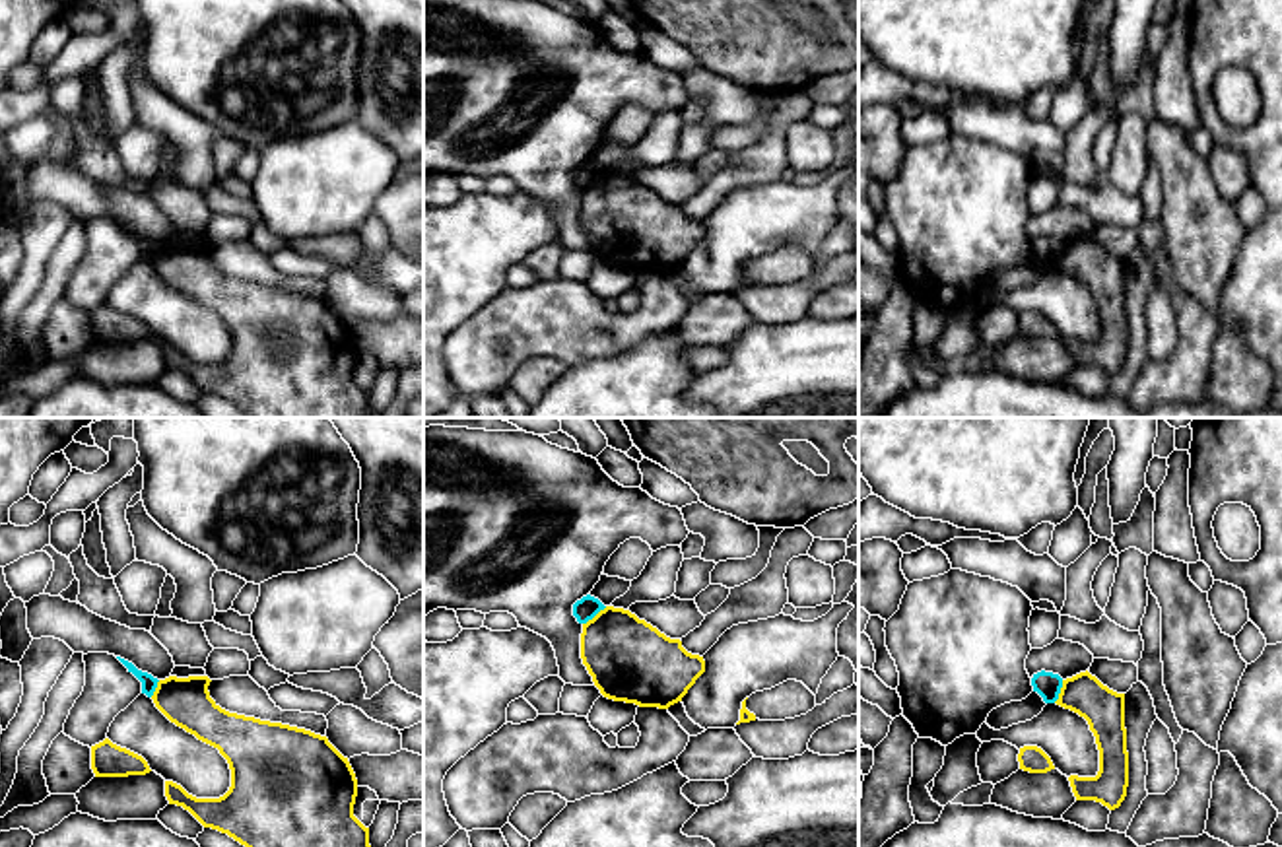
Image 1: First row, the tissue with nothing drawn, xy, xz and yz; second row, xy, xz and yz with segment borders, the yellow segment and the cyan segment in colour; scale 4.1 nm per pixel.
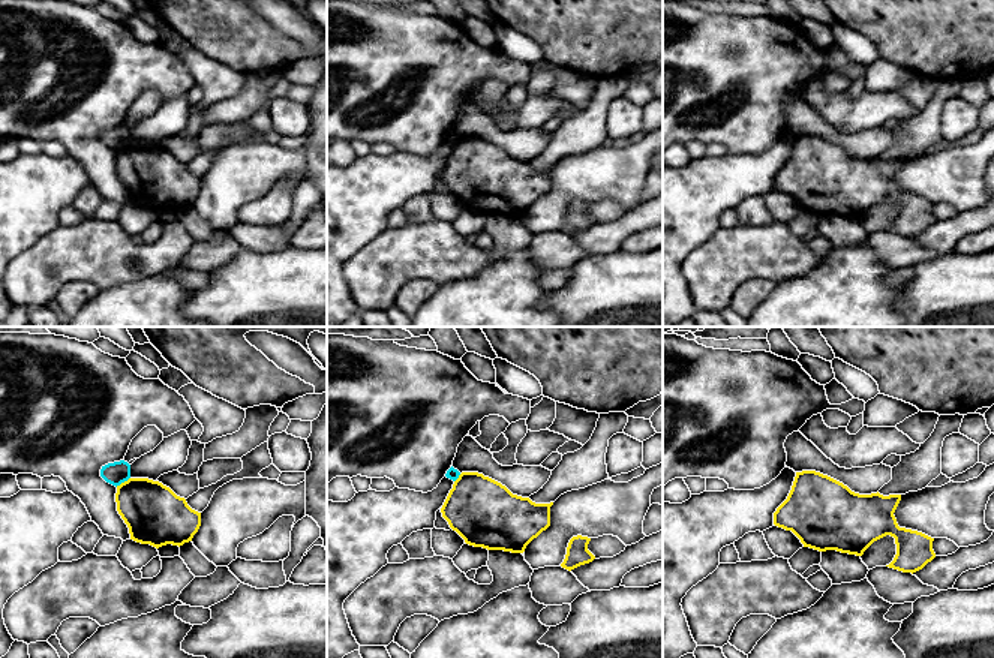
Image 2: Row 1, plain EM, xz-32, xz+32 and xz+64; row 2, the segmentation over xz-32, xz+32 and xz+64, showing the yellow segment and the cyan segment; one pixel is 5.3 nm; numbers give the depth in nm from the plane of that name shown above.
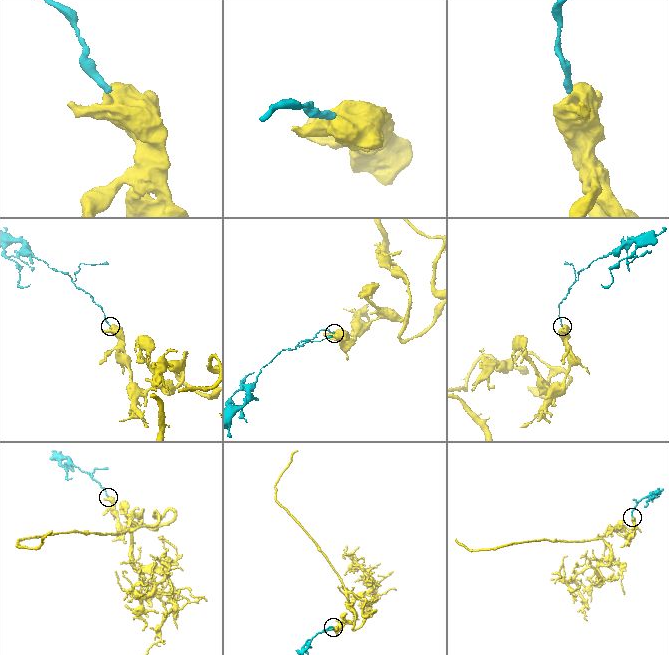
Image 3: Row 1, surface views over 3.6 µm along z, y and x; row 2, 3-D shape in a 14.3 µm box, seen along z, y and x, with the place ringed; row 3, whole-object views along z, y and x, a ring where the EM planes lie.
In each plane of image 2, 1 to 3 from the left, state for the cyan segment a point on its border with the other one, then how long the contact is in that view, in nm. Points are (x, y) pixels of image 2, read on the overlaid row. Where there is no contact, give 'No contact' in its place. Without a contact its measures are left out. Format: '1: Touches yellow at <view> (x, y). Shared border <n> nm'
1: Touches yellow at xz-32 (122, 483). Shared border 90 nm
2: Touches yellow at xz+32 (458, 478). Shared border 60 nm
3: No contact

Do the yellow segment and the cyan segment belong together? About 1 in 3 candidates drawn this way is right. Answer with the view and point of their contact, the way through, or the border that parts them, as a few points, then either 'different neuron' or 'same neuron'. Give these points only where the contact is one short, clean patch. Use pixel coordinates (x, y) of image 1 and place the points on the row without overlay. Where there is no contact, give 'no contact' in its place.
contact xz (597, 179); border xz (607, 171), (583, 189); different neuron

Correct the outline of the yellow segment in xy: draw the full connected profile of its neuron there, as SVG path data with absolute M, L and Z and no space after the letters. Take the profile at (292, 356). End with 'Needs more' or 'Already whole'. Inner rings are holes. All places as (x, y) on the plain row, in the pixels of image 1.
M169 241L157 247L152 264L171 288L219 315L231 334L231 352L219 363L196 363L181 350L165 346L169 369L183 371L204 392L227 398L253 418L373 418L369 410L369 392L354 381L357 344L348 322L344 322L326 301L221 274L210 262L210 247L208 241Z. Already whole

